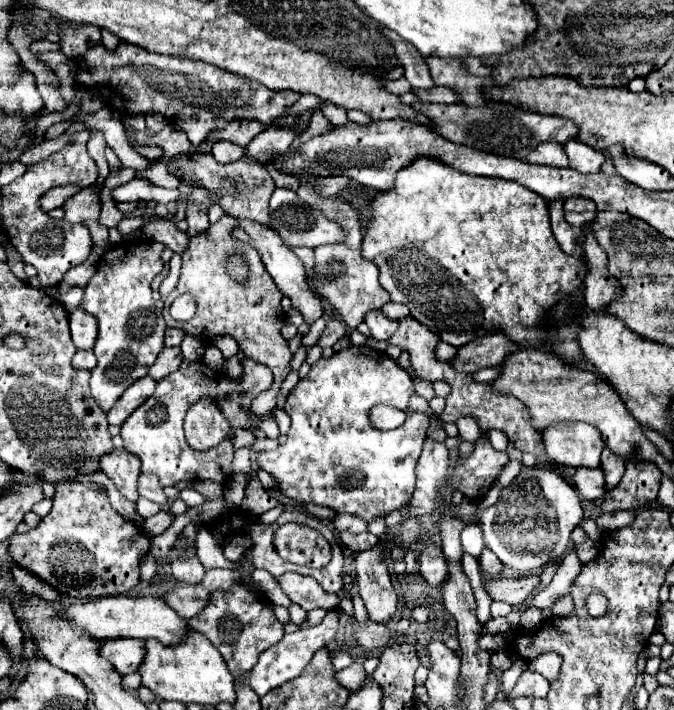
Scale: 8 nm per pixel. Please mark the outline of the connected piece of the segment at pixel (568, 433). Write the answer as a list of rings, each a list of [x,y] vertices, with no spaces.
[[[584,422],[554,424],[548,432],[542,432],[548,458],[562,466],[574,468],[598,468],[604,440],[596,428]]]

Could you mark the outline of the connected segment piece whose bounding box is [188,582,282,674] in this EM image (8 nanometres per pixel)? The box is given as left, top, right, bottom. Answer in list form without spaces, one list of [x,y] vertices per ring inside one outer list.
[[[242,582],[234,584],[228,592],[212,592],[212,602],[208,602],[208,608],[204,608],[196,620],[188,622],[220,650],[232,674],[252,670],[260,652],[268,650],[282,638],[282,624],[278,624],[272,604],[266,604],[254,594],[258,594],[258,590],[252,590],[252,586]]]

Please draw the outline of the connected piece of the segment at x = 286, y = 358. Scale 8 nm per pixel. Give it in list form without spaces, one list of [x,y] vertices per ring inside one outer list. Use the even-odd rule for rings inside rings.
[[[224,214],[218,222],[210,224],[206,232],[202,232],[200,236],[194,236],[190,240],[190,246],[182,252],[184,262],[182,262],[180,282],[178,282],[176,290],[166,298],[162,316],[168,324],[168,328],[182,328],[186,334],[198,336],[204,342],[212,342],[214,336],[232,336],[240,344],[240,348],[244,350],[246,356],[252,356],[254,360],[260,360],[262,364],[272,368],[274,386],[268,392],[264,392],[264,396],[258,396],[252,402],[252,412],[260,416],[260,414],[272,412],[272,408],[276,406],[276,394],[290,372],[292,352],[288,348],[288,342],[280,336],[280,328],[286,322],[286,316],[280,306],[280,300],[284,294],[276,288],[276,284],[272,284],[272,278],[264,270],[264,264],[258,256],[258,250],[254,250],[252,246],[248,246],[244,242],[234,240],[234,236],[232,236],[234,226],[236,226],[236,218]],[[234,252],[240,252],[250,266],[250,276],[244,284],[234,282],[224,272],[224,260],[228,254],[234,254]],[[184,292],[196,296],[198,308],[196,308],[196,314],[188,322],[176,322],[170,316],[168,308],[170,308],[172,300]]]

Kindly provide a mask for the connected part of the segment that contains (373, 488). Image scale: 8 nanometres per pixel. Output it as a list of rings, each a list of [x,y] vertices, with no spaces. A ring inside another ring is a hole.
[[[350,346],[334,352],[330,358],[320,358],[318,364],[292,388],[284,410],[292,418],[292,426],[276,450],[260,452],[256,456],[258,468],[270,472],[280,486],[280,492],[296,502],[312,502],[328,506],[336,512],[358,514],[372,520],[376,514],[386,514],[402,508],[410,502],[416,484],[416,460],[424,444],[424,432],[428,430],[428,414],[412,412],[408,408],[414,394],[414,382],[406,370],[402,370],[384,352],[370,346]],[[378,404],[394,406],[406,412],[406,422],[390,432],[380,432],[370,422],[370,410]]]

